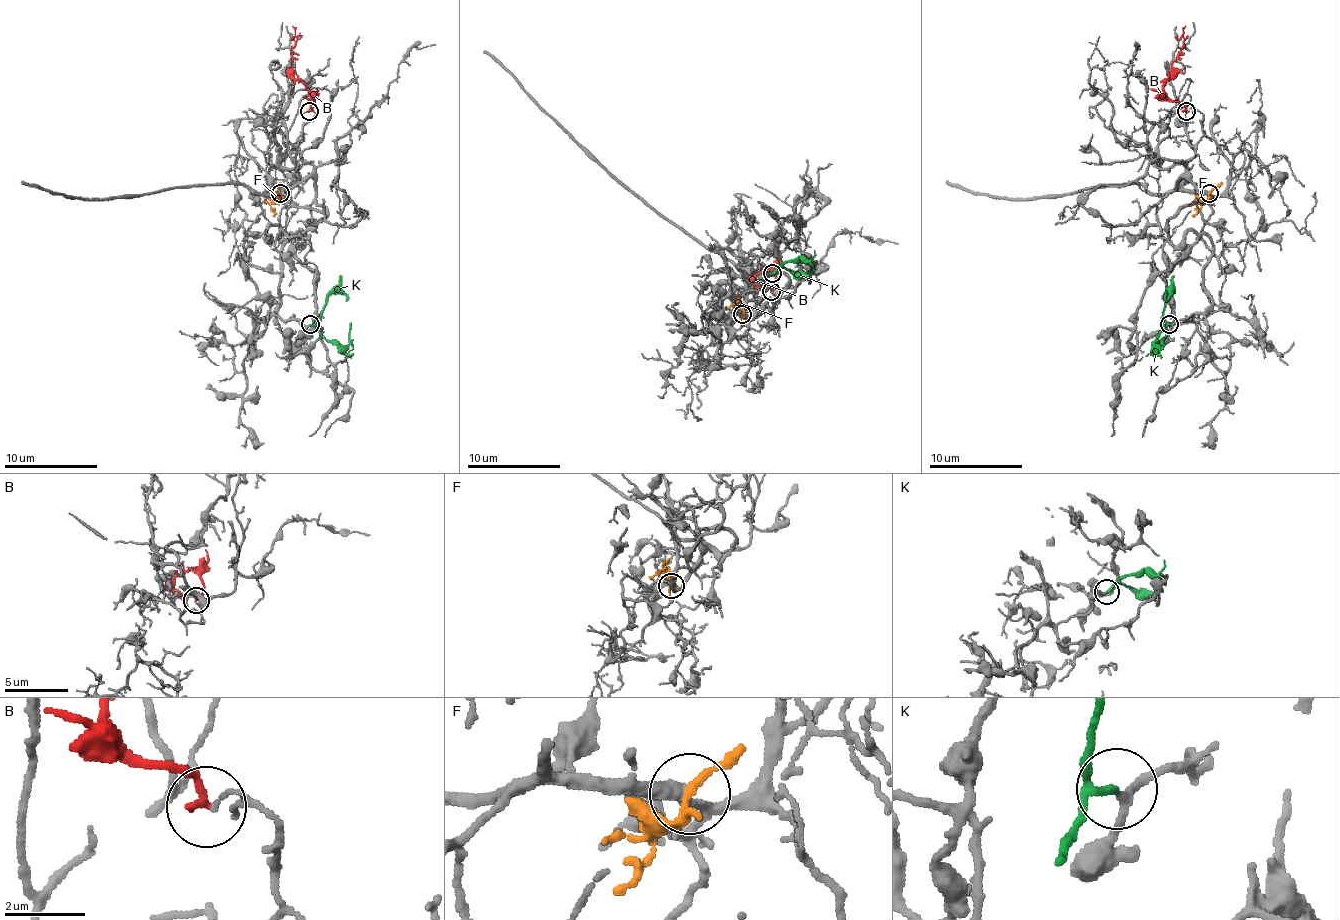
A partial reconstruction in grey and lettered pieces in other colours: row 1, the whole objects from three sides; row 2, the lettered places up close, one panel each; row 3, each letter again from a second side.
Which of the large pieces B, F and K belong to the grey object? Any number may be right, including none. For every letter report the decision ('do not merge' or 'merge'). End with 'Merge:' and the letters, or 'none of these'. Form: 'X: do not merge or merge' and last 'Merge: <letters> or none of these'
B: do not merge
F: do not merge
K: merge
Merge: K

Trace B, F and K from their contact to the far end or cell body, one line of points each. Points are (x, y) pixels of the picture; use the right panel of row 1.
B: (1186, 111), (1172, 100), (1162, 86), (1183, 46), (1186, 25)
F: (1209, 193), (1193, 216)
K: (1169, 325), (1165, 325), (1155, 346), (1162, 341), (1169, 323)

